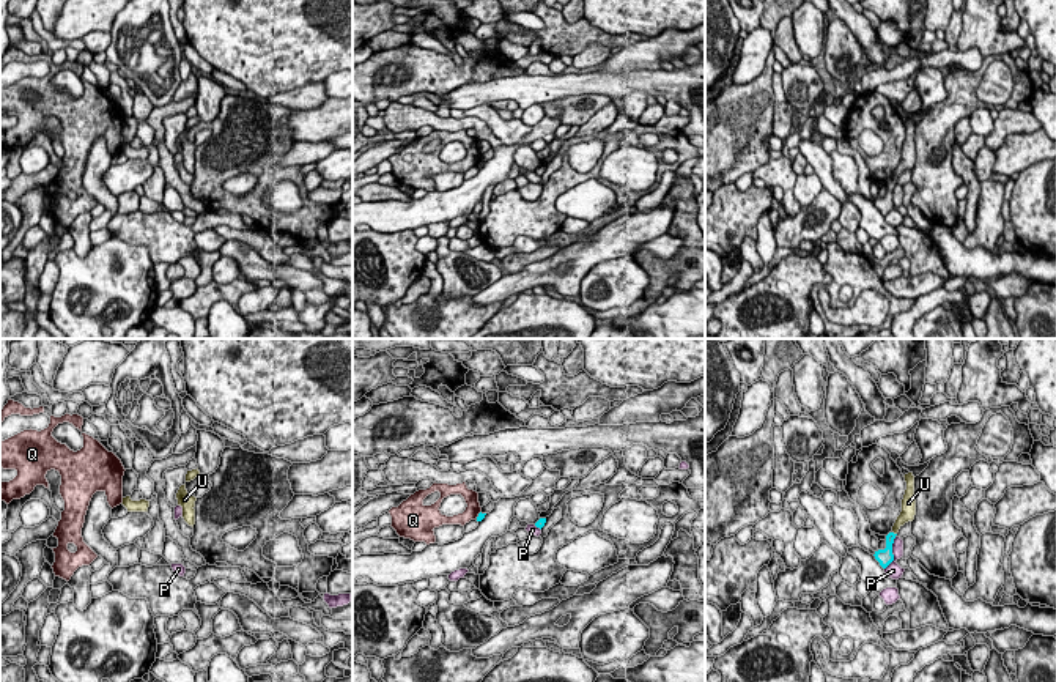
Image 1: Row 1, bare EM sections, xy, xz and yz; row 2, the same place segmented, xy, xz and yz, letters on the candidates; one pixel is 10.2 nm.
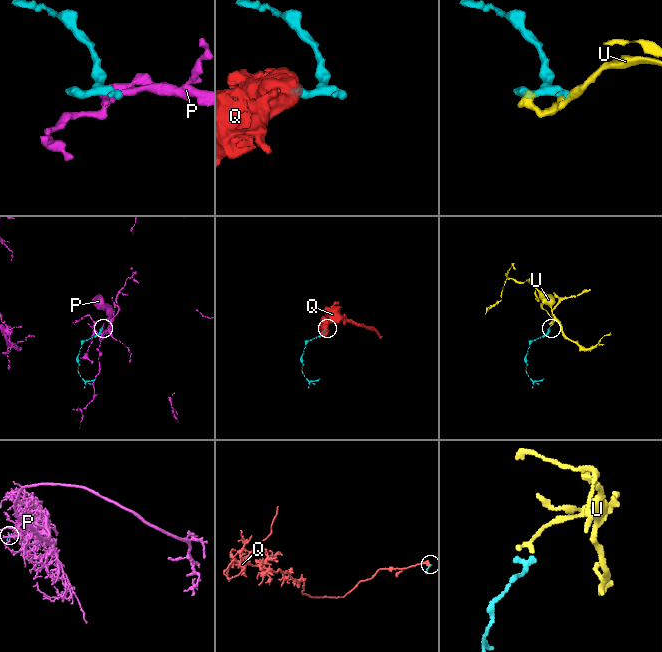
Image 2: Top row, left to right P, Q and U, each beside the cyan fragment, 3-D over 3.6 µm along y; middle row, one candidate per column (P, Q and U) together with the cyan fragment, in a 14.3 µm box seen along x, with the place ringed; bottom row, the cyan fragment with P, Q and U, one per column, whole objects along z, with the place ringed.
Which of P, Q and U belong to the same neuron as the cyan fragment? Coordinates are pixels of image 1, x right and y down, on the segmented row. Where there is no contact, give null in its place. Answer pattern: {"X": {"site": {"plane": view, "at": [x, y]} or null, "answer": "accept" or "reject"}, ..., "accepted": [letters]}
{"P": {"site": {"plane": "yz", "at": [891, 552]}, "answer": "reject"}, "Q": {"site": {"plane": "xz", "at": [479, 514]}, "answer": "reject"}, "U": {"site": {"plane": "yz", "at": [893, 533]}, "answer": "accept"}, "accepted": ["U"]}

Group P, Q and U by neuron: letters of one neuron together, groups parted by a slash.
P / Q / U

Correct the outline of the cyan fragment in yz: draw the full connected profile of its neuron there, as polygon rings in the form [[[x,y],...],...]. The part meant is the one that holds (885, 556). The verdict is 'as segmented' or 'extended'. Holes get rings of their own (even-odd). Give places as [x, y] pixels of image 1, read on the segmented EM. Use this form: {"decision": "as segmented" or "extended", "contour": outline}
{"decision": "extended", "contour": [[[908,473],[903,477],[906,482],[906,490],[905,490],[905,495],[902,499],[902,512],[897,517],[897,520],[892,526],[892,531],[886,536],[886,548],[878,550],[873,554],[883,569],[886,569],[894,561],[892,543],[894,543],[894,539],[895,539],[899,529],[905,523],[913,521],[914,515],[916,515],[914,476],[913,476],[913,473]]]}

